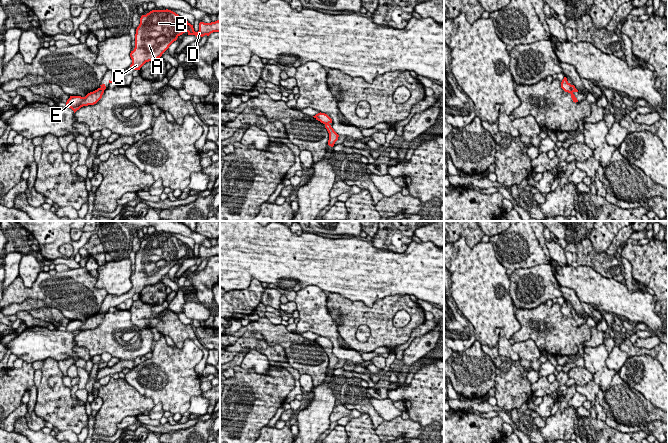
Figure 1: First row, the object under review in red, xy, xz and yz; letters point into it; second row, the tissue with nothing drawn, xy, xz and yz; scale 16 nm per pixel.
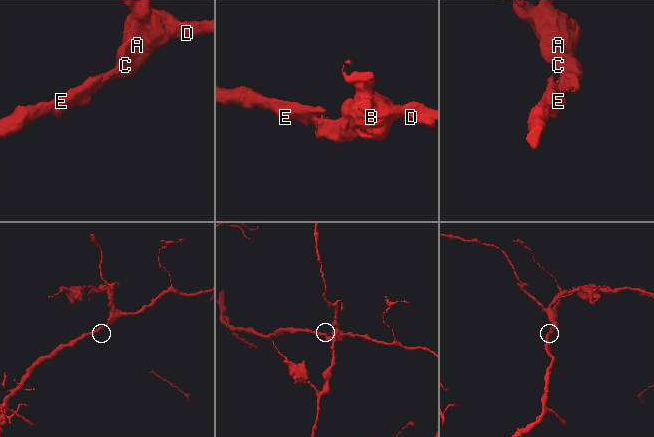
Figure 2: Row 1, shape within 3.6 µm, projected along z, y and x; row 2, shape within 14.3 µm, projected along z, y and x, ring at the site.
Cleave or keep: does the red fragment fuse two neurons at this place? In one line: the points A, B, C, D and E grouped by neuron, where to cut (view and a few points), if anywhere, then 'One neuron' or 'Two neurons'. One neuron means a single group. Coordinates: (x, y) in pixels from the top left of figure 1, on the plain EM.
Groups: A B C D E. No split. One neuron

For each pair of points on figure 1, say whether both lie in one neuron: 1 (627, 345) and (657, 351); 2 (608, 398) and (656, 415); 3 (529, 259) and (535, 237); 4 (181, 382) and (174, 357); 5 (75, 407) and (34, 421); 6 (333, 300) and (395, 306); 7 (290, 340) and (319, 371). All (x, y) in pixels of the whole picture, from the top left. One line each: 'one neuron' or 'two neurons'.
1: one neuron
2: one neuron
3: one neuron
4: one neuron
5: two neurons
6: one neuron
7: one neuron

